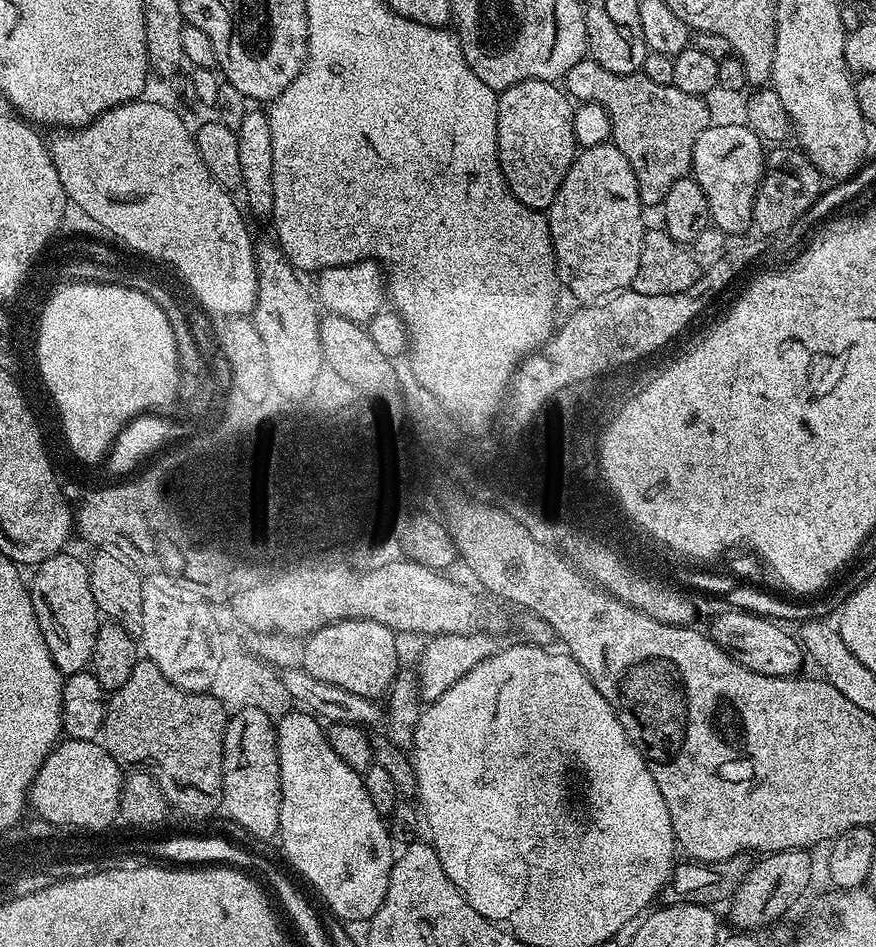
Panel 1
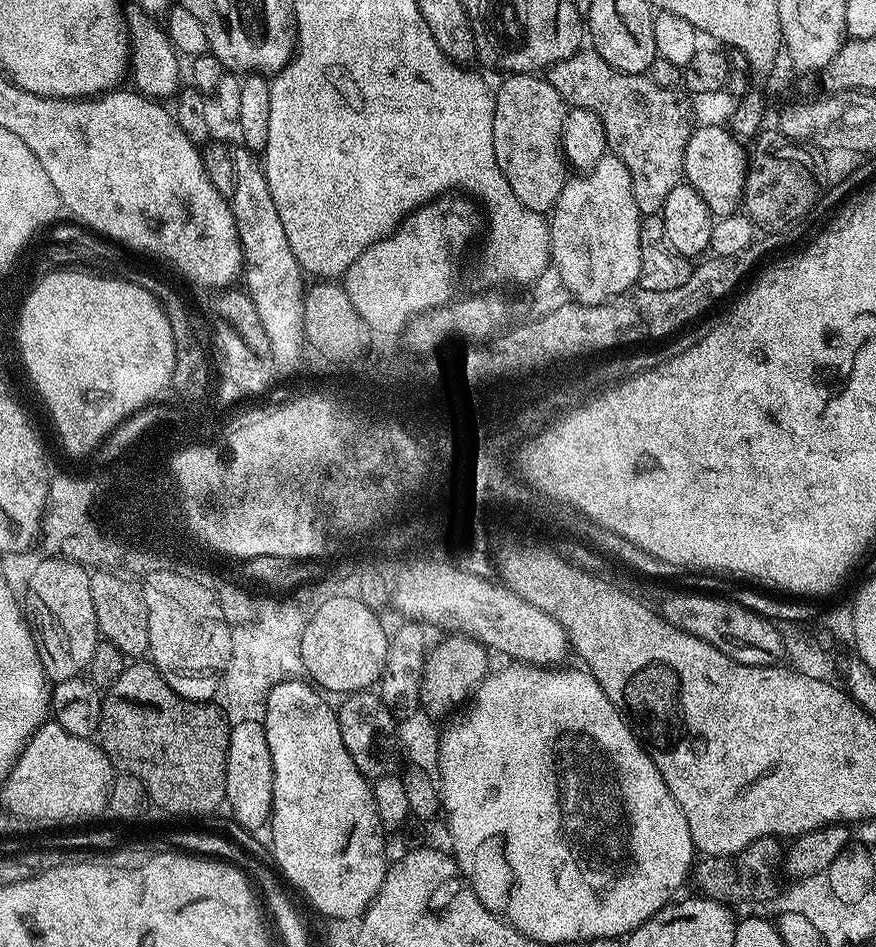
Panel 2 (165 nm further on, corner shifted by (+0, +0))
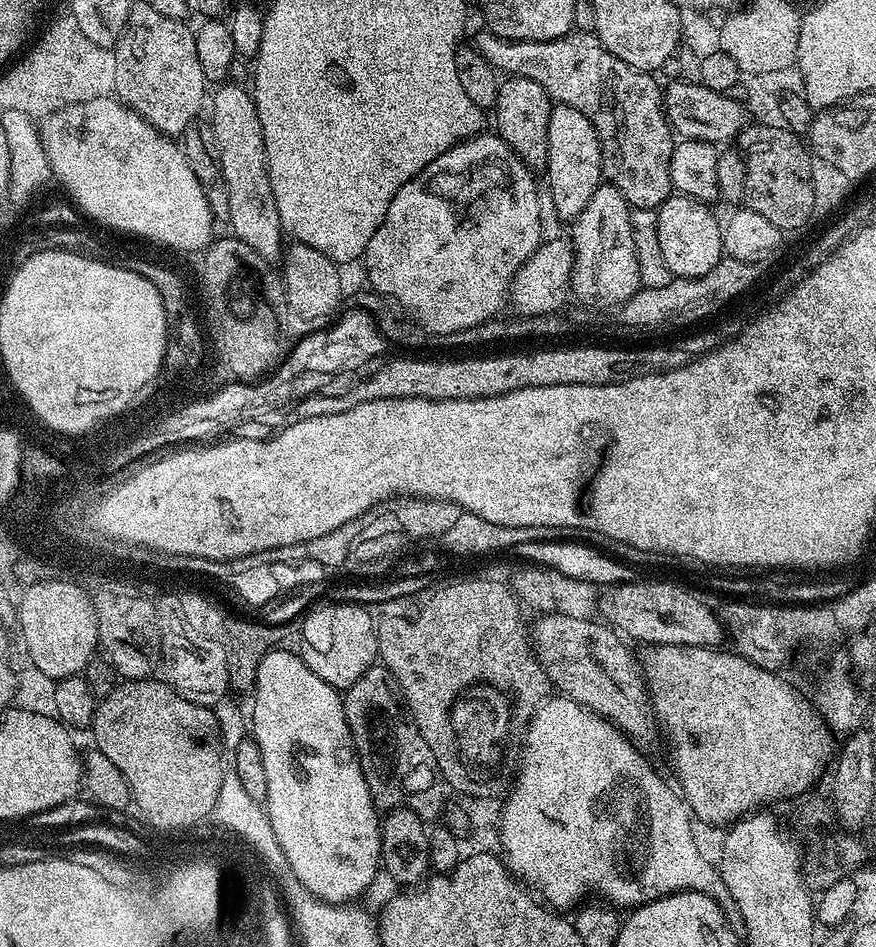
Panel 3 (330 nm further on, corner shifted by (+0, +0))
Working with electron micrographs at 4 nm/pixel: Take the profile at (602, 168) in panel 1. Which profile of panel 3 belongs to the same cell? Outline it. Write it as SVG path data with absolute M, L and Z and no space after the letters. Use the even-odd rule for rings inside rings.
M601 183L573 224L576 225L570 233L574 254L571 280L579 289L583 302L605 304L621 299L626 303L642 287L628 201L615 184Z

